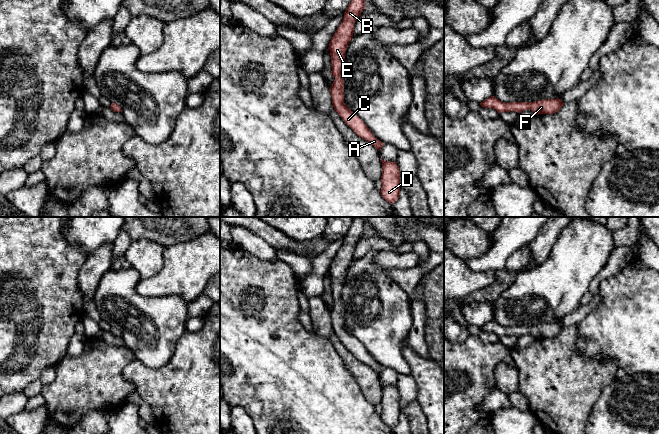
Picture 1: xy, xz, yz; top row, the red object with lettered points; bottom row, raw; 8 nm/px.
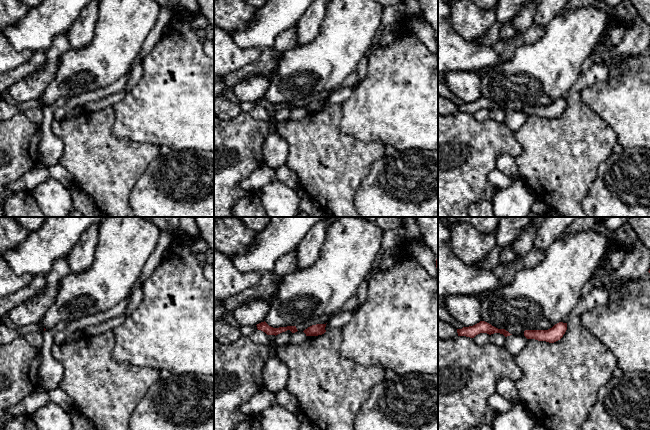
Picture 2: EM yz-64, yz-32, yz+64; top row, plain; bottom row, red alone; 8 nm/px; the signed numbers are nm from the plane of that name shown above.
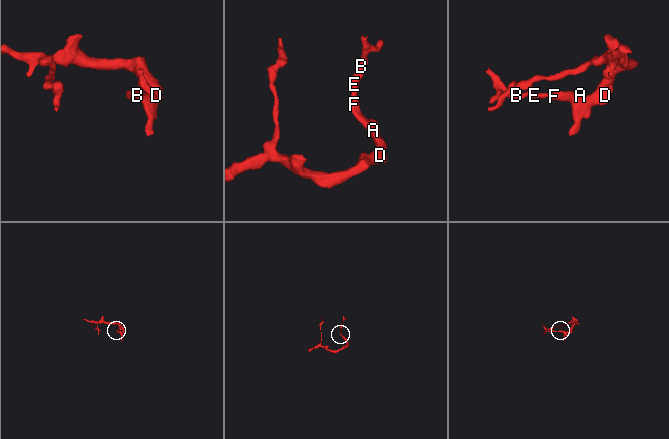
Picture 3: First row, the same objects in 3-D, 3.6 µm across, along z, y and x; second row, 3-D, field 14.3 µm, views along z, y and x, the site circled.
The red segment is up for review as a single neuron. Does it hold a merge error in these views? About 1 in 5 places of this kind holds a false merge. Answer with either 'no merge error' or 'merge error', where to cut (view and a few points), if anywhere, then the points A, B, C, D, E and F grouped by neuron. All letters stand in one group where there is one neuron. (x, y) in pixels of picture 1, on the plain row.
no merge error; cut none; groups A B C D E F

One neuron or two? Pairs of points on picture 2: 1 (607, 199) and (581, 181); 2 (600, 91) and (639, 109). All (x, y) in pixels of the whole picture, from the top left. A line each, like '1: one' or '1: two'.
1: two
2: one

